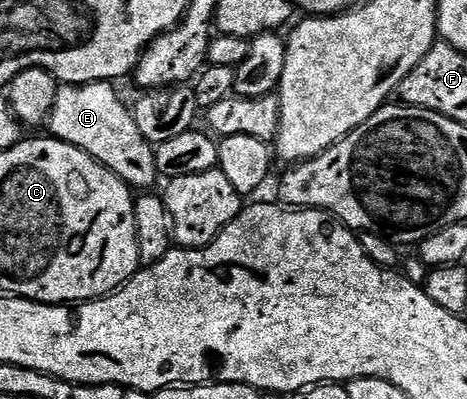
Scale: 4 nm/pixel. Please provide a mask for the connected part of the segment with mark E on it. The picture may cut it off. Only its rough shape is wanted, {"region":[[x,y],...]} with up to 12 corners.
{"region":[[108,82],[62,85],[48,133],[134,191],[159,182],[154,143]]}

